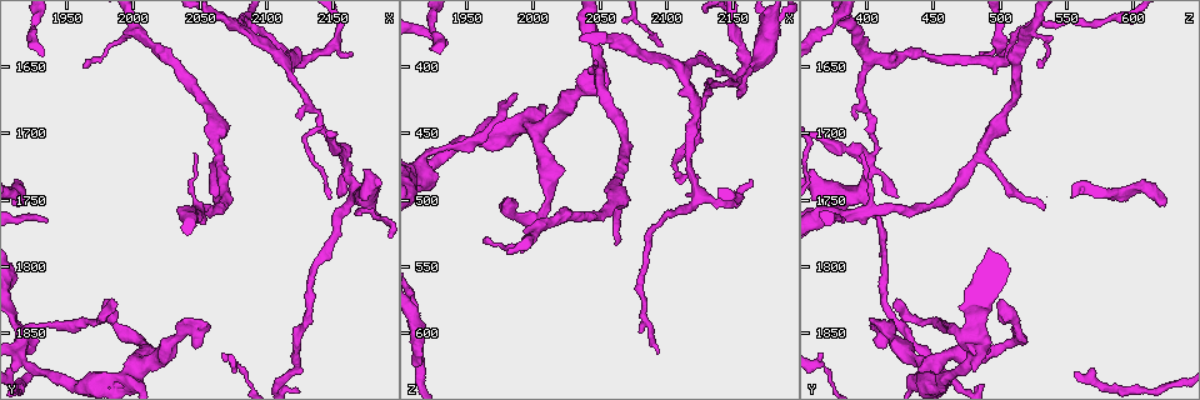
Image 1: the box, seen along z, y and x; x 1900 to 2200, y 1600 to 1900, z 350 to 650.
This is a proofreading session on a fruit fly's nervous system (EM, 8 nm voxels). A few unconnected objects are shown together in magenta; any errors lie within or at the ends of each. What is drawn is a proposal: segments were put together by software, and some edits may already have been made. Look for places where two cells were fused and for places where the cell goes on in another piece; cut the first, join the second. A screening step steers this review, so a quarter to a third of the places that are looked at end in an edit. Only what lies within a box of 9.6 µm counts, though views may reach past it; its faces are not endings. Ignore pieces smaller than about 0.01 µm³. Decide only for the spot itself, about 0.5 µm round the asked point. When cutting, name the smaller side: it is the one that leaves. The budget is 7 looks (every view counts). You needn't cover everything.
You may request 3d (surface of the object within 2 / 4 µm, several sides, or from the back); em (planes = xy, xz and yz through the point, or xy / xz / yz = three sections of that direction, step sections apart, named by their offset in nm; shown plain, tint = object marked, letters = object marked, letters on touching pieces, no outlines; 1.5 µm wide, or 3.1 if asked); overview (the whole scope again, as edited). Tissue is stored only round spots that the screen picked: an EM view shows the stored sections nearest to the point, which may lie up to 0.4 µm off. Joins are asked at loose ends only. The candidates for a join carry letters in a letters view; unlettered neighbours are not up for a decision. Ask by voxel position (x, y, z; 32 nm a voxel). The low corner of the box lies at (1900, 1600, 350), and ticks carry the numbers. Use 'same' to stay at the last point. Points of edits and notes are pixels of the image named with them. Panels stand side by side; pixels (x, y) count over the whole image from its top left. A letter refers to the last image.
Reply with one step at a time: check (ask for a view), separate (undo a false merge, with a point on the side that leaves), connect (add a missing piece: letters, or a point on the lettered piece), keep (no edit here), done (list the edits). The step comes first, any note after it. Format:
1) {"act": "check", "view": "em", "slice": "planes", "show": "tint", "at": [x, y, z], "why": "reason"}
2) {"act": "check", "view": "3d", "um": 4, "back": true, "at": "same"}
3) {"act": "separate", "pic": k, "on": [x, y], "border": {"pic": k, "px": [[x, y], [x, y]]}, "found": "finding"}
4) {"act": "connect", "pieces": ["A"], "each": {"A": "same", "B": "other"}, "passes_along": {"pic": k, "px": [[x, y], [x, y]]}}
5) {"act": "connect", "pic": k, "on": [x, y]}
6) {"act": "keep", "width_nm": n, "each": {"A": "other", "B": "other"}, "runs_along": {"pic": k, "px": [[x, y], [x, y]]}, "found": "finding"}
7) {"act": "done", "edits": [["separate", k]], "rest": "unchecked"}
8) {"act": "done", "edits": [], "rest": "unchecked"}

{"act": "check", "view": "3d", "um": 2, "at": [1926, 1622, 372], "why": "a narrow waist"}

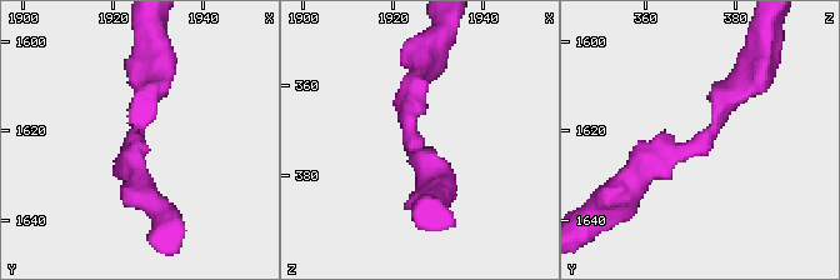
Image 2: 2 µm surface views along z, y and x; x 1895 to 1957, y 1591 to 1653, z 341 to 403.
{"act": "check", "view": "em", "slice": "planes", "show": "plain", "at": [1926, 1620, 373], "arm_widths_nm": [220, 260]}

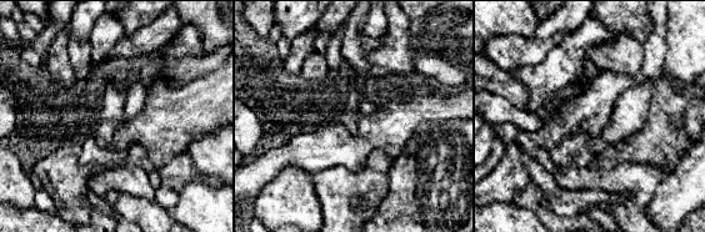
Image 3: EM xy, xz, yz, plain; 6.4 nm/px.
{"act": "check", "view": "em", "slice": "planes", "show": "letters", "at": "same"}

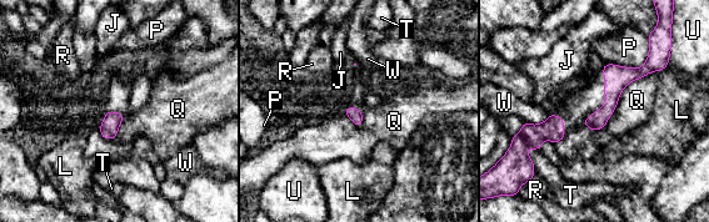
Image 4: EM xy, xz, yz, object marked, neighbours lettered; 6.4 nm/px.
{"act": "keep", "each": {"J": "other", "L": "other", "P": "other", "Q": "other", "R": "other", "T": "other", "U": "other", "W": "other"}, "runs_along": {"pic": 4, "px": [[654, 65], [629, 74], [588, 122]]}, "found": "all the same cell"}

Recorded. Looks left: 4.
{"act": "check", "view": "3d", "um": 2, "at": [2084, 1624, 394], "why": "thin neck"}

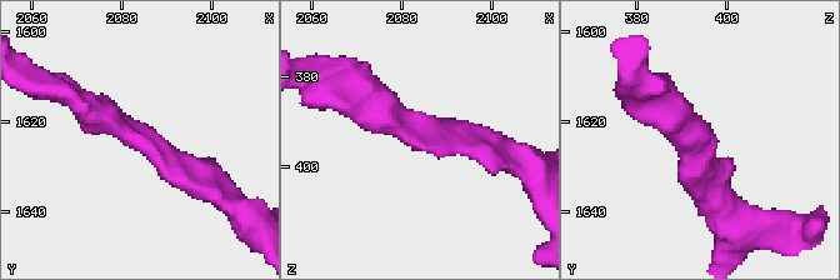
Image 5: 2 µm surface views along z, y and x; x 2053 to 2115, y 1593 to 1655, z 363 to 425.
{"act": "check", "view": "em", "slice": "xz", "step": 4, "show": "tint", "at": [2085, 1625, 394], "arm_widths_nm": [190, 220]}

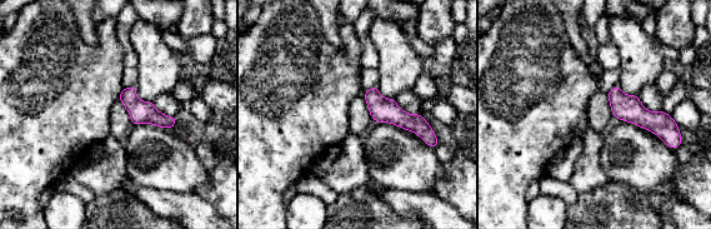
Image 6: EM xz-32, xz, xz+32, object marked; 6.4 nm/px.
{"act": "check", "view": "em", "slice": "planes", "show": "letters", "at": "same", "why": "cut it another way"}

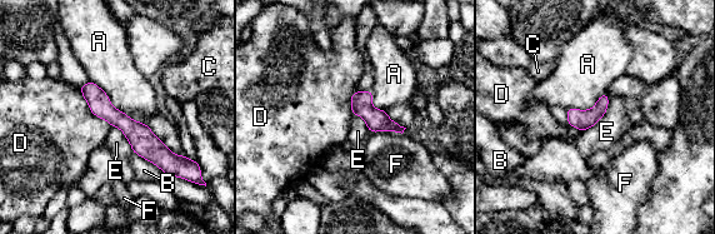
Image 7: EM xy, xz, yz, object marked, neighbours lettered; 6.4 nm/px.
{"act": "keep", "each": {"A": "other", "B": "other", "C": "other", "D": "other", "E": "other", "F": "other"}, "runs_along": {"pic": 7, "px": [[84, 89], [171, 165]]}, "found": "continuous, no second cell"}

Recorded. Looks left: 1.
{"act": "check", "view": "em", "slice": "planes", "show": "letters", "at": [2162, 1642, 486], "why": "an open end"}

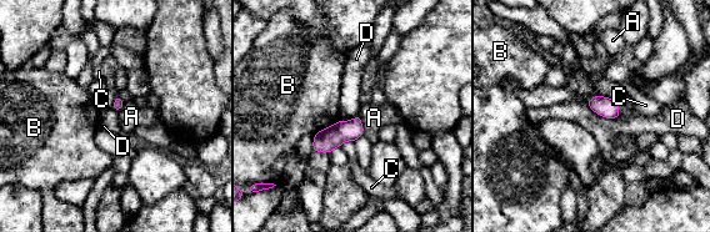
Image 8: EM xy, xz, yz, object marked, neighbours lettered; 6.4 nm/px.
{"act": "keep", "longest_contact_nm": ["D", 240], "each": {"A": "other", "B": "other", "C": "other", "D": "other"}, "border": {"pic": 8, "px": [[585, 104], [604, 117], [618, 119]]}, "found": "no lettered piece goes on from it"}

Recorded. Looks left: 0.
{"act": "done", "edits": [], "rest": "unchecked"}

